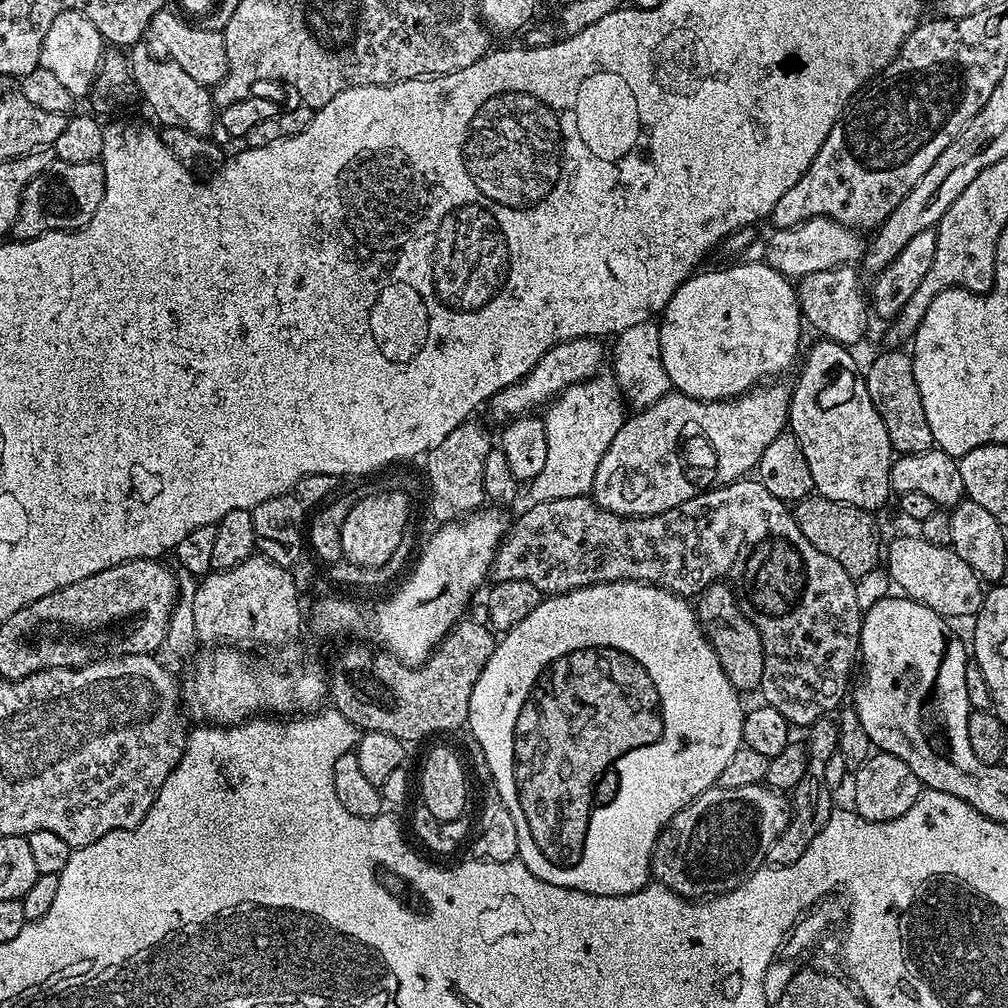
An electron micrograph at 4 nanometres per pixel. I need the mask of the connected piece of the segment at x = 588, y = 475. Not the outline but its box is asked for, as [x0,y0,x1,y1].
[529,372,628,501]

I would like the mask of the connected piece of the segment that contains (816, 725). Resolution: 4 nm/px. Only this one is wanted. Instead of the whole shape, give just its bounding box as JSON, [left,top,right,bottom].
[766,718,838,868]

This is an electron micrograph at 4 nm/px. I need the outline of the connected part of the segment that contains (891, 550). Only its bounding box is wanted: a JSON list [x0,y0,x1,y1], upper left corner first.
[886,534,986,616]

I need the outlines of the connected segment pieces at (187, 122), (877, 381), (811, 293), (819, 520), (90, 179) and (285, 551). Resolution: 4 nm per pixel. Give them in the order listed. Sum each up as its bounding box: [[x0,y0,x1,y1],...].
[[130,42,214,136],[864,350,934,456],[795,264,870,346],[794,494,881,578],[11,160,106,240],[250,474,337,569]]

